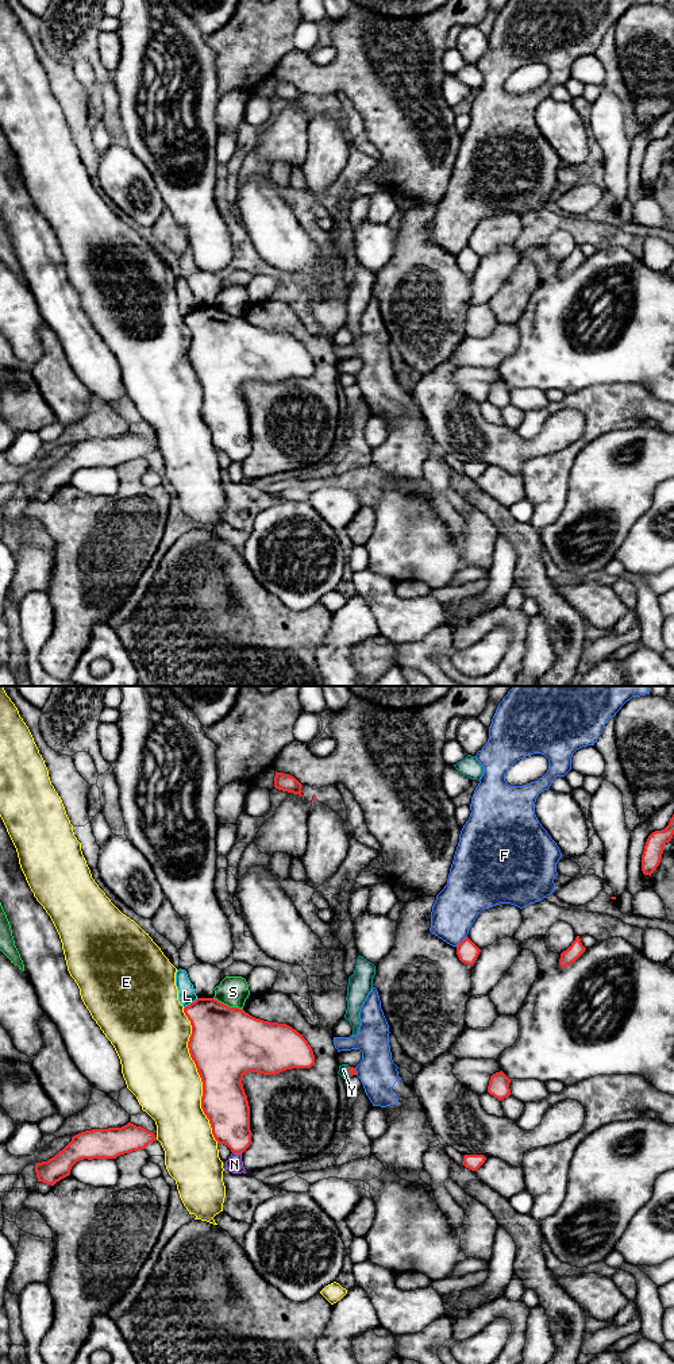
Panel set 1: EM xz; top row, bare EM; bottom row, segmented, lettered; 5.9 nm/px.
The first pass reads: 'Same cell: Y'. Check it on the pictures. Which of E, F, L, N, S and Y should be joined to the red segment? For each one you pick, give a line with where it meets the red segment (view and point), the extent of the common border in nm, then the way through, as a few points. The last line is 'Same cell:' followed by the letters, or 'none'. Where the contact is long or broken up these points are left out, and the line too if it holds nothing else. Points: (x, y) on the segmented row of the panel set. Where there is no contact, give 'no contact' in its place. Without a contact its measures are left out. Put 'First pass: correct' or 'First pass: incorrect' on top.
First pass: correct
Y: xz (349, 1071) | 70 nm | across xz (351, 1070), (349, 1071), (343, 1070)
Same cell: Y

